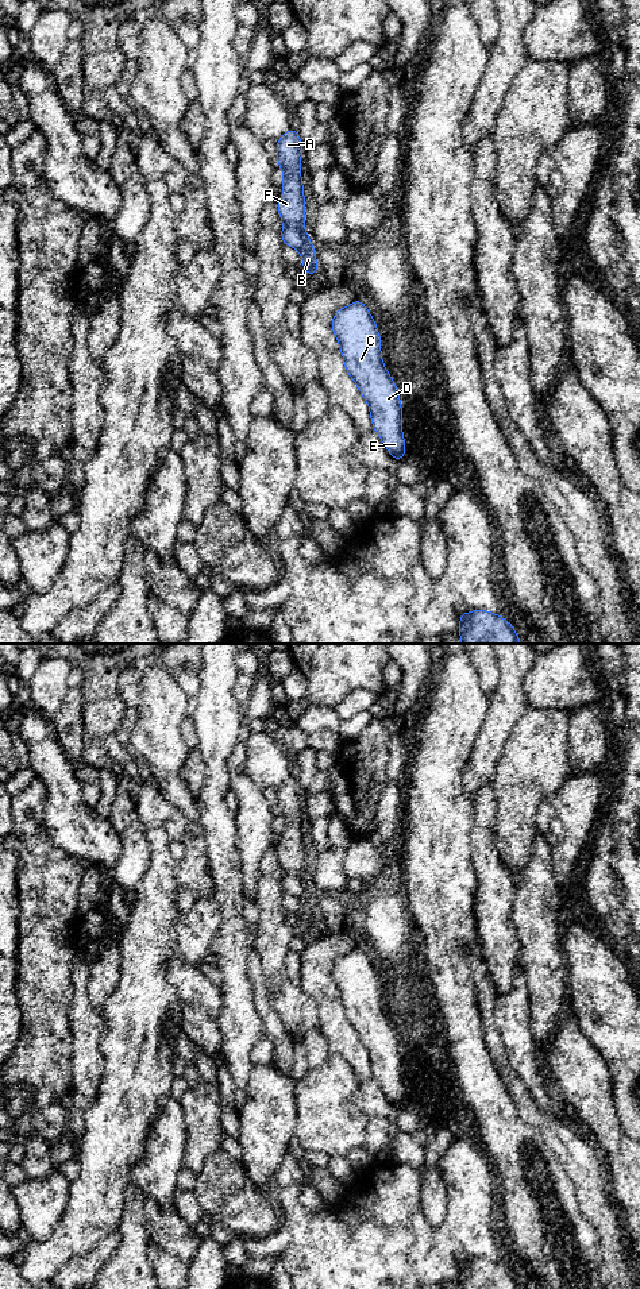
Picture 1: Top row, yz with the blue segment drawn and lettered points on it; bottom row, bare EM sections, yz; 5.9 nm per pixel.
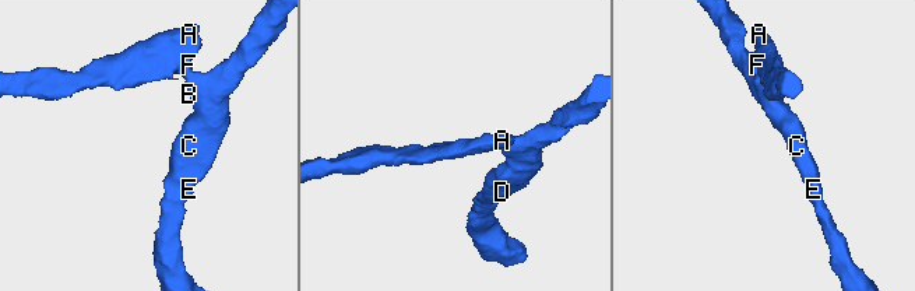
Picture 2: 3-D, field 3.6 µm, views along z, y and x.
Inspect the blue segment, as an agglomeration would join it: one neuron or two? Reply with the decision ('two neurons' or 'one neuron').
two neurons

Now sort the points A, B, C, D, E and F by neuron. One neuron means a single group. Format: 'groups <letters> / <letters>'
groups A F / B C D E

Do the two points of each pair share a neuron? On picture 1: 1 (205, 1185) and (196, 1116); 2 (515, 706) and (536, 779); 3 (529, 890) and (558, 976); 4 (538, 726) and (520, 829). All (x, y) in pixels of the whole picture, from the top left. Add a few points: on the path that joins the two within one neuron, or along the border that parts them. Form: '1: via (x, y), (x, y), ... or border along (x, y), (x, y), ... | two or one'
1: border along (220, 1147), (205, 1158), (196, 1174) | two
2: border along (529, 706), (515, 725), (504, 748) | two
3: via (536, 911), (542, 954) | one
4: via (536, 752), (535, 763), (520, 782), (520, 803) | one

